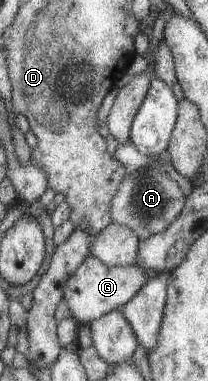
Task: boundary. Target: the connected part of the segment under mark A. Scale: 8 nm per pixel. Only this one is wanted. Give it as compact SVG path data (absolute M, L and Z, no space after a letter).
M153 166L128 169L123 172L118 192L111 200L111 217L114 223L129 227L141 241L145 241L170 227L183 212L186 200L181 187L163 169Z

